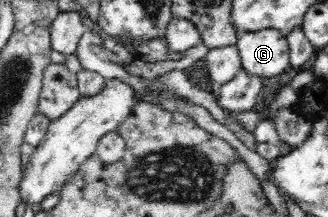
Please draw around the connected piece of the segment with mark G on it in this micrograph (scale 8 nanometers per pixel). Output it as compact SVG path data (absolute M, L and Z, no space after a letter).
M276 29L239 33L235 46L241 69L253 77L273 79L290 66L286 36Z

